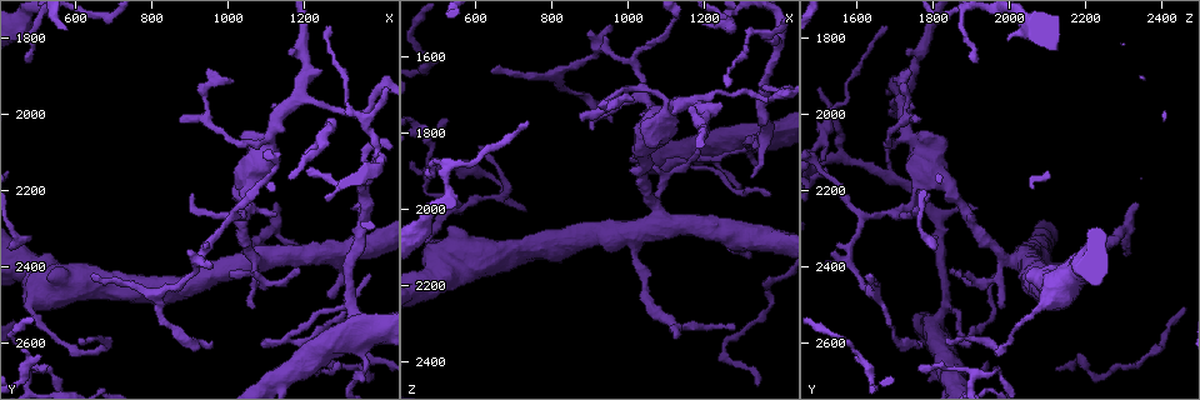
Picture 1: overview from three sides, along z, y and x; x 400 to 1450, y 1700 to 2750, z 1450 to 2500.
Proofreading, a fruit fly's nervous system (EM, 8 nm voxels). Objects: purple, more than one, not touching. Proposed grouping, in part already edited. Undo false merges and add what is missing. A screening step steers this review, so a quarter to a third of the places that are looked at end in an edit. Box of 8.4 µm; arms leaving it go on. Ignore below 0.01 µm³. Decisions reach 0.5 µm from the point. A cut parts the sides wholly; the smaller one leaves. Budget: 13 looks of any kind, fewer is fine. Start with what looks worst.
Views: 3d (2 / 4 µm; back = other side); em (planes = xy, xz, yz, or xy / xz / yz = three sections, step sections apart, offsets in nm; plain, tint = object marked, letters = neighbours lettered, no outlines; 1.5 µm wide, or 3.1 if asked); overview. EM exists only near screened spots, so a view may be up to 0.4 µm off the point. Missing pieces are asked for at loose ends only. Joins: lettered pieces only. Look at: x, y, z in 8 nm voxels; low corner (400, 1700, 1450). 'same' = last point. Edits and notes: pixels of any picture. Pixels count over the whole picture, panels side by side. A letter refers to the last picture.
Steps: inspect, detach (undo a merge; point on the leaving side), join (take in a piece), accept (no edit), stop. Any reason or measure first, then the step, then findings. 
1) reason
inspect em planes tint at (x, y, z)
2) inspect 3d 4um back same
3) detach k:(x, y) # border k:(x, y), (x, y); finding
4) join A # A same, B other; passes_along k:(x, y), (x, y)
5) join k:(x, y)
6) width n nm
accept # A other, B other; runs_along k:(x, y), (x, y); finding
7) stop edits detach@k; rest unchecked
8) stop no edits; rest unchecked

an open end
inspect em planes letters at (900, 2210, 1795)

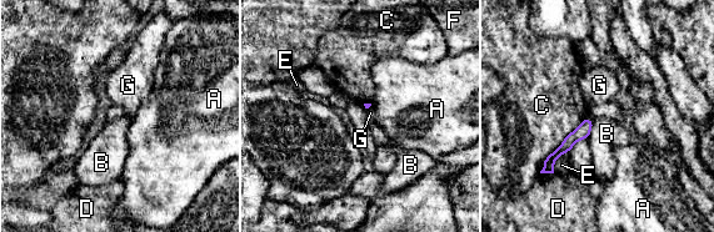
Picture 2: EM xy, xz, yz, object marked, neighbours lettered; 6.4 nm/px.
accept # A other, B other, C other, D other, E other, F other, G other; border 2:(594, 121), (588, 139); no lettered piece goes on from it

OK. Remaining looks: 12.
inspect em planes letters at (1395, 2110, 1565)

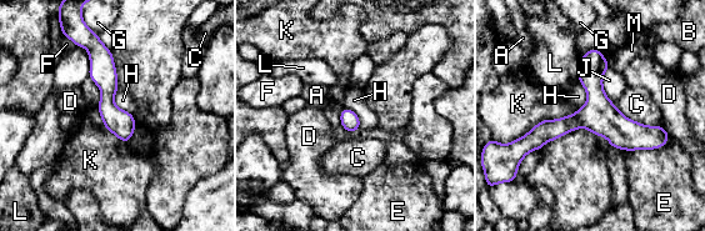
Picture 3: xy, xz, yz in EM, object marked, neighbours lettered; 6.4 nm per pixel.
longest_contact K 420 nm
accept # A other, B other, C other, D other, E other, F other, G other, H other, J other, K other, L other, M other; continuous, no second neuron

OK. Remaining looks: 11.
branch stops here
inspect 3d 2um back at (1260, 2475, 2095)

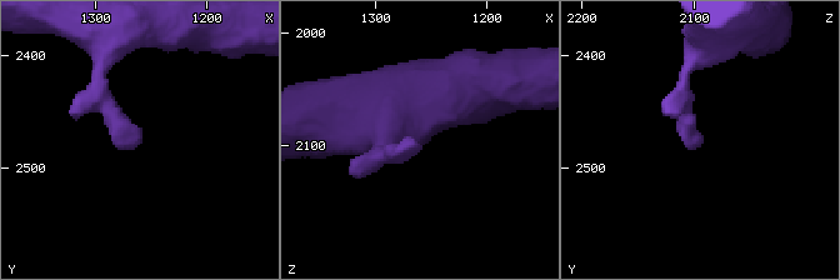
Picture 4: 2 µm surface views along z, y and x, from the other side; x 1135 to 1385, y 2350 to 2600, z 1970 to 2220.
inspect em xz step 4 letters at (1262, 2474, 2102)

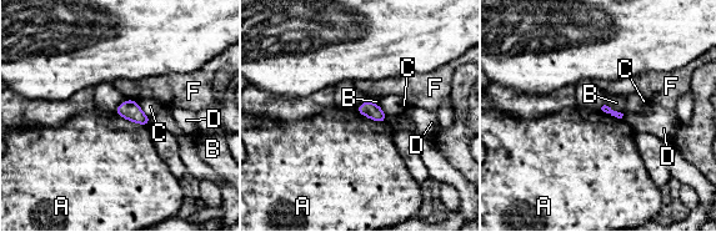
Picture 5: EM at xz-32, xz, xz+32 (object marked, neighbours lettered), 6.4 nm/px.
inspect em xy step 4 letters same

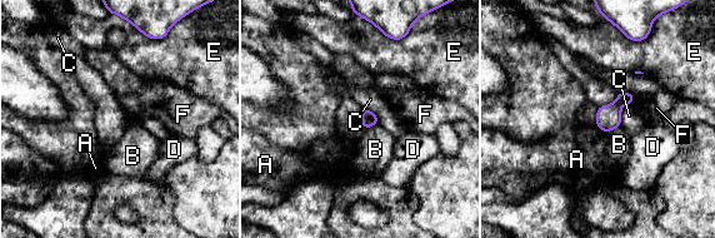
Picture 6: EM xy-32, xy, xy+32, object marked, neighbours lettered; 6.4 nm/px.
width 100 nm
accept # A other, B other, C other, D other, E other, F other; border 6:(596, 127), (605, 133); no lettered piece goes on from it

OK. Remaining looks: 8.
free end
inspect em xy step 8 letters at (1285, 2645, 1935)

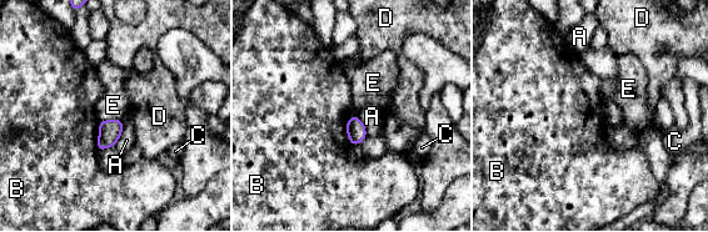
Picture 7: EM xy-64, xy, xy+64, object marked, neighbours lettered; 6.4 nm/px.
inspect em planes letters same

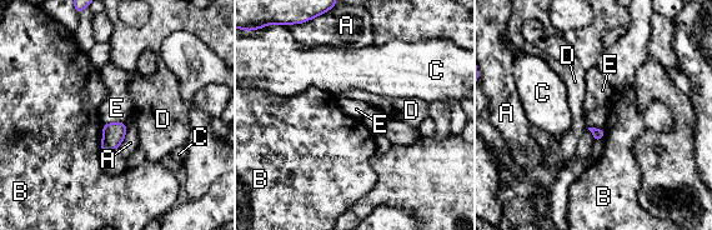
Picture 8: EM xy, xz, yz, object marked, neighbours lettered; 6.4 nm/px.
width 70 nm
accept # A other, B other, C other, D other, E other; none of them fits

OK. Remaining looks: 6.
tapers out
inspect em yz step 8 tint at (1125, 2265, 1760)

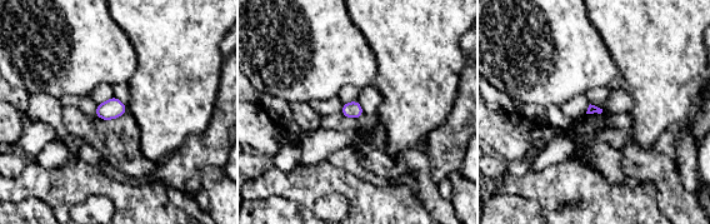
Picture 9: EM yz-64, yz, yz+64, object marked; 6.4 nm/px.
another direction
inspect em planes letters same

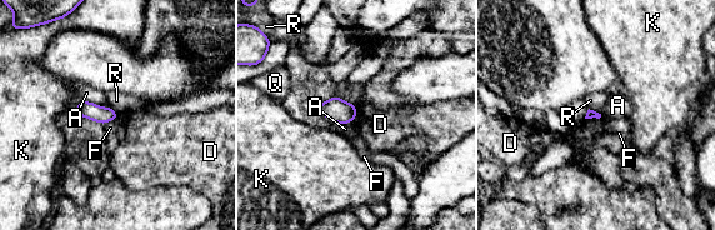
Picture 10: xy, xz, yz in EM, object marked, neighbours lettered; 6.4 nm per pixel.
longest_contact A 190 nm
accept # A other, D other, F other, K other, Q other, R other; no lettered piece goes on from it

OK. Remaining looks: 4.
stop no edits; rest unchecked

